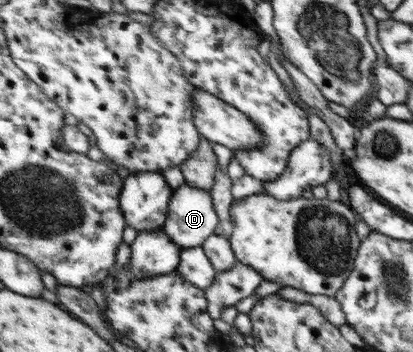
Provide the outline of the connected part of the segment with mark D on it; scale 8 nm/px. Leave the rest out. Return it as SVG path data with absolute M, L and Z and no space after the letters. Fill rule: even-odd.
M184 183L180 188L174 190L169 207L169 215L165 225L162 227L168 236L175 240L176 244L184 249L203 247L208 237L214 234L214 230L219 228L219 219L214 198L209 190L196 188L191 184Z

